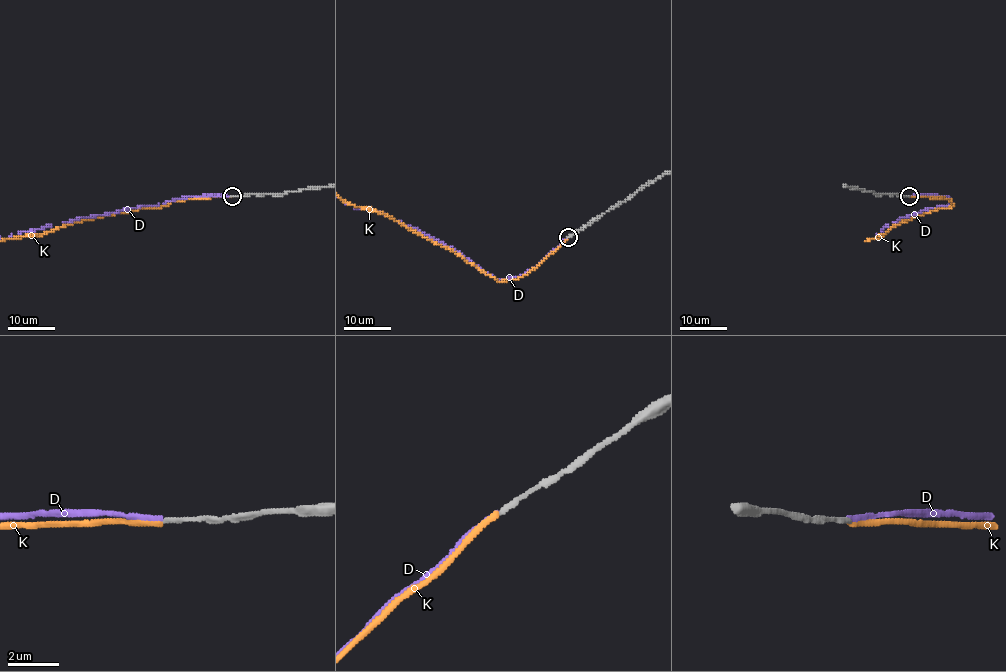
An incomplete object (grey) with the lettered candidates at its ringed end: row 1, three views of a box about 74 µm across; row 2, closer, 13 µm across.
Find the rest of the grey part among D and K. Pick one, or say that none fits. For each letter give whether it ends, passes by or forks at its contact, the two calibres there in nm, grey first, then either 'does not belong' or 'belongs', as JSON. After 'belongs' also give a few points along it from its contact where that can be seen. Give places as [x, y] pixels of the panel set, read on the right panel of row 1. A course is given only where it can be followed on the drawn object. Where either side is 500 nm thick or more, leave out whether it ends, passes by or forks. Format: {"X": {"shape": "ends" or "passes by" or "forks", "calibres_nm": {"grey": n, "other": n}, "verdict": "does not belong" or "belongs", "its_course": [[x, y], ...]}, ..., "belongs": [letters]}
{"D": {"shape": "ends", "calibres_nm": {"grey": 190, "other": 200}, "verdict": "belongs"}, "K": {"shape": "ends", "calibres_nm": {"grey": 190, "other": 190}, "verdict": "does not belong"}, "belongs": ["D"]}

